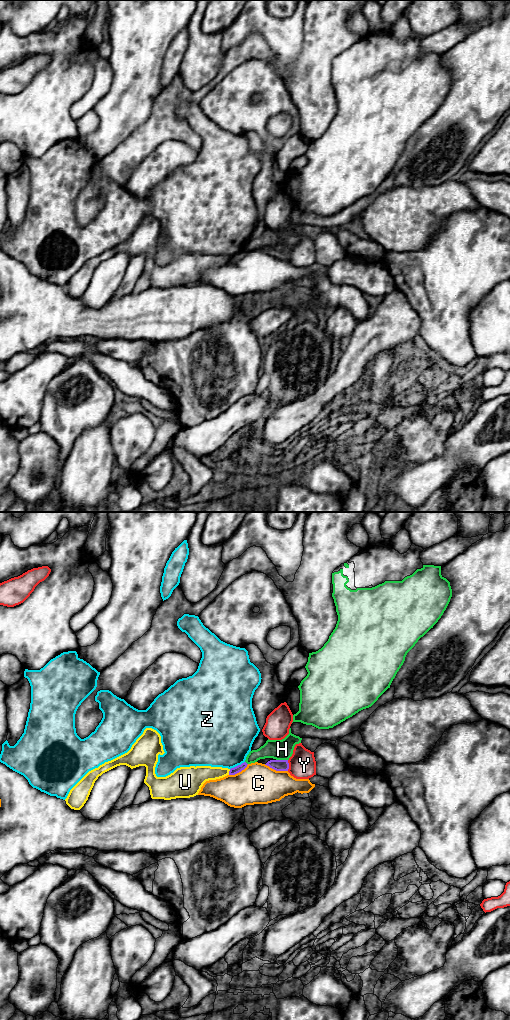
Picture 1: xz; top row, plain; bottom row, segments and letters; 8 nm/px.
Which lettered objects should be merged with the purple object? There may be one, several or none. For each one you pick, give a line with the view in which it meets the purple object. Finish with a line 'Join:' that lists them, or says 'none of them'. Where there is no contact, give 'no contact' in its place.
Join: none of them

